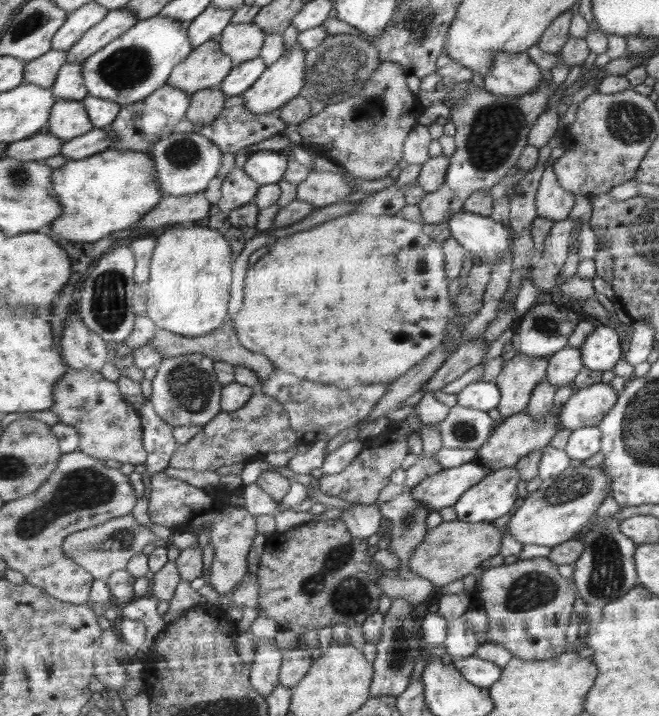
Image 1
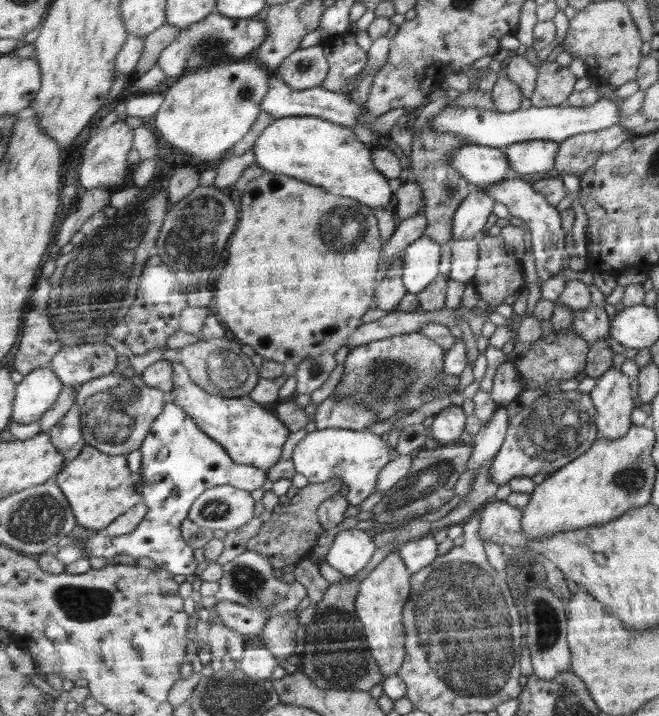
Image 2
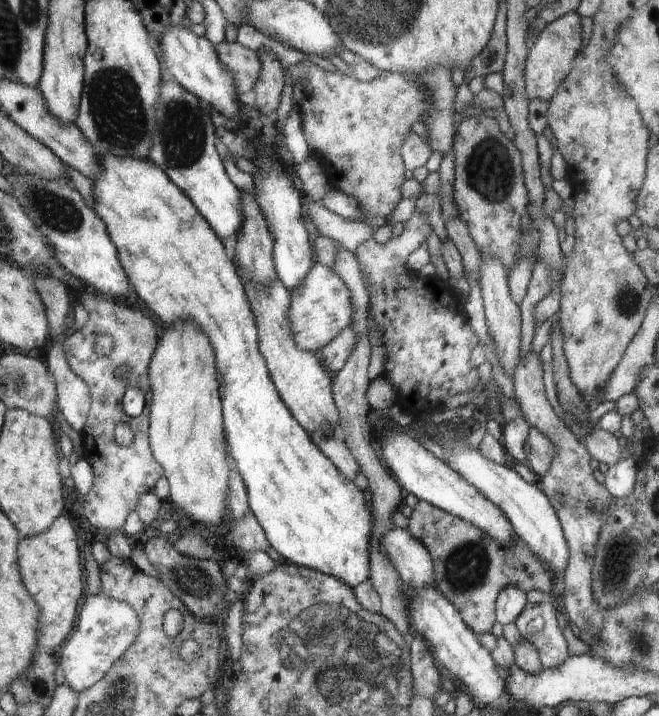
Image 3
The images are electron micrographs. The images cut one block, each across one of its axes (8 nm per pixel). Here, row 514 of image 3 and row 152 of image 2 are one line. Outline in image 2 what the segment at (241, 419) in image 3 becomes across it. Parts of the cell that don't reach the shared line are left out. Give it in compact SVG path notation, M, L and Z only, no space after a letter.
M285 116L274 119L252 148L256 164L268 172L290 175L308 184L322 186L332 194L352 198L374 208L386 208L392 190L380 171L376 172L370 160L370 150L356 140L350 128L333 124L317 116Z

